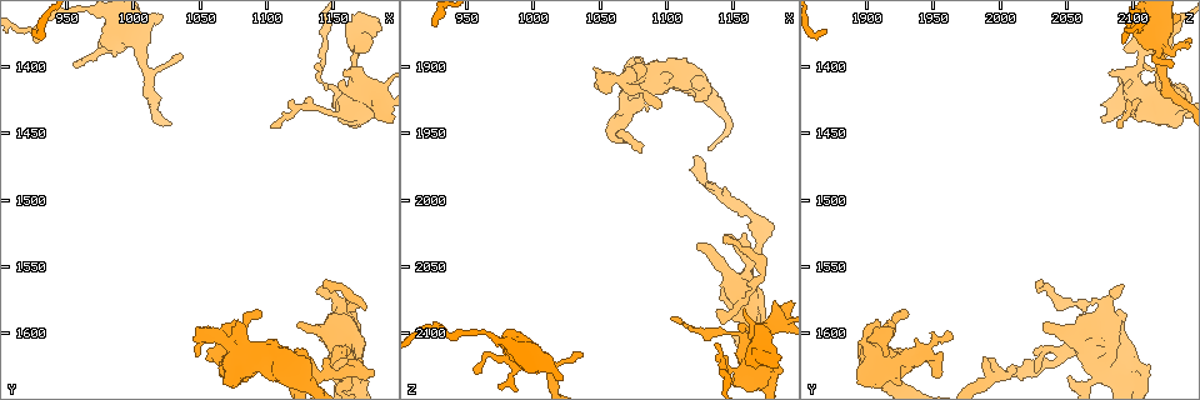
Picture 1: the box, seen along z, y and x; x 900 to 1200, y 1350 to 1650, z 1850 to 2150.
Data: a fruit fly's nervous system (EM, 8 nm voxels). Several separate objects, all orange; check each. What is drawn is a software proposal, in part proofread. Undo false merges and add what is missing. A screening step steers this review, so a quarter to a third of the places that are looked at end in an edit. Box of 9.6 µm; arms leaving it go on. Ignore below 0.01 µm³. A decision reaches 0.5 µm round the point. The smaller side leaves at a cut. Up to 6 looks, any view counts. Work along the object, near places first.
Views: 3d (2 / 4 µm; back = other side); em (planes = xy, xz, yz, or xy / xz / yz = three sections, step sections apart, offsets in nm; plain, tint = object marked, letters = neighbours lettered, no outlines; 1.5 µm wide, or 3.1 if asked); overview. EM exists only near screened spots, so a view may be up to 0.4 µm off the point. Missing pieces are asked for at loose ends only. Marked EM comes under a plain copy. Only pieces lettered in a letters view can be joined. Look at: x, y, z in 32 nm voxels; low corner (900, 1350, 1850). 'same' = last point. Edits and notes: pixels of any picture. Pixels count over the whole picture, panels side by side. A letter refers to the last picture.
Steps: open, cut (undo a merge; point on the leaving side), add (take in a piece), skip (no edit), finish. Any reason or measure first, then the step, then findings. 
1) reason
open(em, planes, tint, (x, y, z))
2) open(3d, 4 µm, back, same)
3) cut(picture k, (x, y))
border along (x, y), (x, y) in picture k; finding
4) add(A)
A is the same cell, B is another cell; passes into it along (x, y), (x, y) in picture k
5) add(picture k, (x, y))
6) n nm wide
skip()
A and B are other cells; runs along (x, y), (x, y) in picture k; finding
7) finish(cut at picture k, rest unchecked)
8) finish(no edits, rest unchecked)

free end
open(em, yz, step 4, letters, (1082, 1594, 1908))

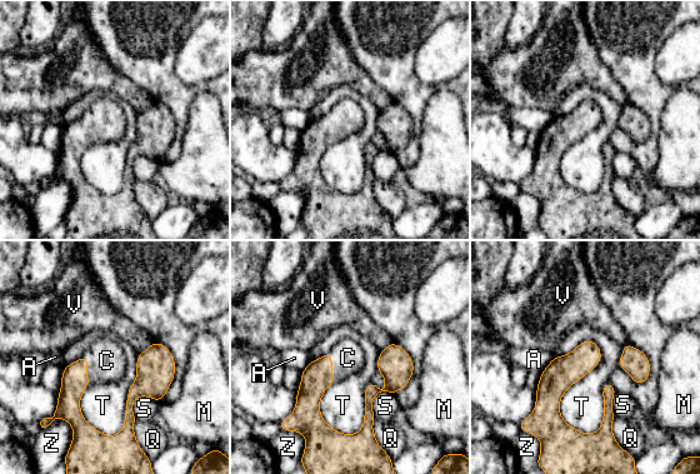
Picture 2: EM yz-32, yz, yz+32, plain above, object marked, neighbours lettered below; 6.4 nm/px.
add(C)
C is the same cell, A, M, Q, S, T, V and Z are other cells; passes into it along (74, 379), (86, 370), (106, 360) in picture 2; the neuron continues

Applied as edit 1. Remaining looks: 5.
redraw
open(overview)

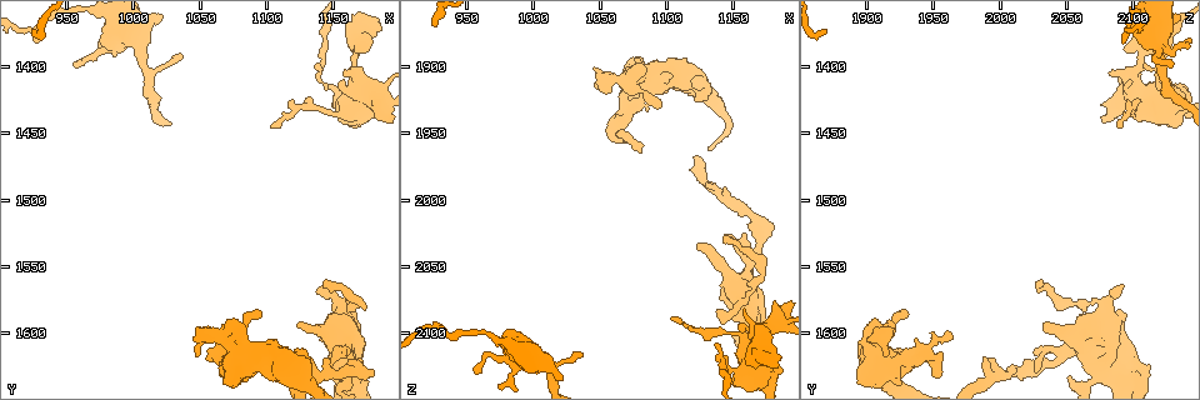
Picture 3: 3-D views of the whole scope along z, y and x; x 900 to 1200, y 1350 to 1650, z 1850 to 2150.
branch stops here
open(3d, 4 µm, (1082, 1602, 1966))

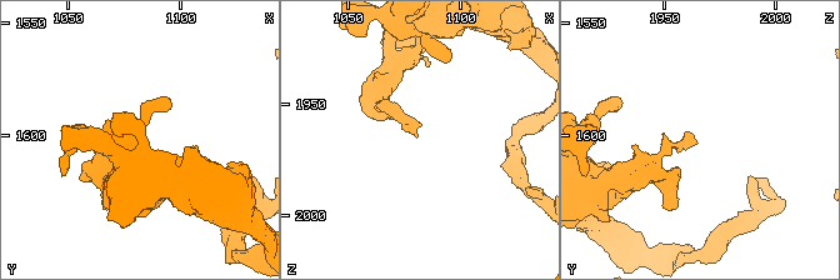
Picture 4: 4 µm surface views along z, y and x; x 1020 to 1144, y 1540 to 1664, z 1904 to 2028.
shape alone is not enough
open(em, planes, letters, (1081, 1602, 1965))

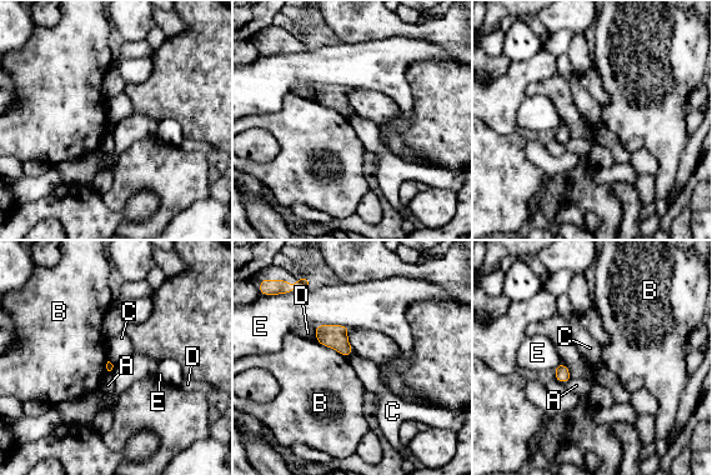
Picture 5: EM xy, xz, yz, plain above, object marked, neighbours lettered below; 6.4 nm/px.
B touches over 240 nm
skip()
A, B, C, D and E are other cells; border along (352, 351), (346, 358) in picture 5; none of them fits

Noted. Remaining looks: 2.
finish(add at picture 2, rest unchecked)

